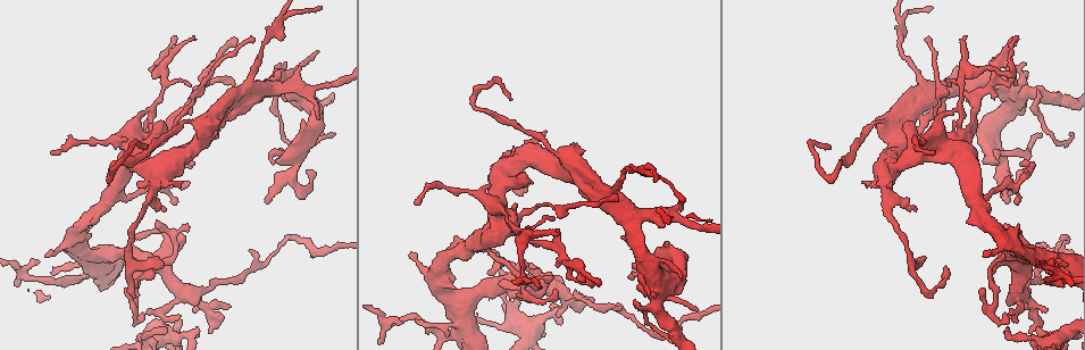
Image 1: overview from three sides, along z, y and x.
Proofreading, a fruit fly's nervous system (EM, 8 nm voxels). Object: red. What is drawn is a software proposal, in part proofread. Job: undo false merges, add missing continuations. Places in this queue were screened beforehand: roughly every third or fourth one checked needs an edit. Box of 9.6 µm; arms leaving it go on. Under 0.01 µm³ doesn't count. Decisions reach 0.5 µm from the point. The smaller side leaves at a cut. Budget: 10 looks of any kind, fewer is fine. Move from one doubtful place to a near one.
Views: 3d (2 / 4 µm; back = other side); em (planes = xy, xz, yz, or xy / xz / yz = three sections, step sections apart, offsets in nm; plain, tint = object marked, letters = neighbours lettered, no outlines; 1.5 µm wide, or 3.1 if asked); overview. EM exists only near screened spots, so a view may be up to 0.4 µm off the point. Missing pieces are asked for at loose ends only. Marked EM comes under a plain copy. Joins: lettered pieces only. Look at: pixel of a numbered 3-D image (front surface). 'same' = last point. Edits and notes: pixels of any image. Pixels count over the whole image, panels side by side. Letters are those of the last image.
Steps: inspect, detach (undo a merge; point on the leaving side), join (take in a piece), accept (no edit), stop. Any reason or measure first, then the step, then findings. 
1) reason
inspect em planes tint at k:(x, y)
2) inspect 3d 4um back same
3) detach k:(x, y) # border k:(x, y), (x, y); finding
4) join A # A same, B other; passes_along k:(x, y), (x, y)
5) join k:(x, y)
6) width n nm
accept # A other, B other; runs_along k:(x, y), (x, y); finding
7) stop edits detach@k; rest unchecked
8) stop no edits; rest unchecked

free end
inspect 3d 2um at 1:(956, 66)

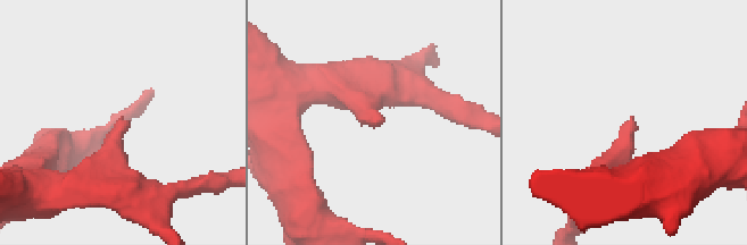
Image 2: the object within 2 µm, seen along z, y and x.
inspect em planes tint at 2:(632, 118)

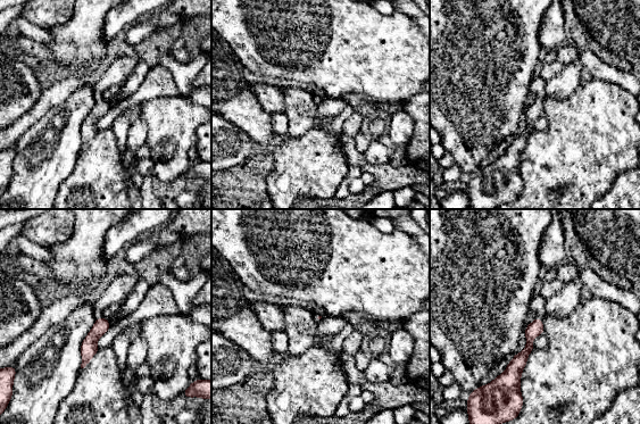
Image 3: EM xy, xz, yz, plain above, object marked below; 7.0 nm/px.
what lies round it
inspect em planes letters same

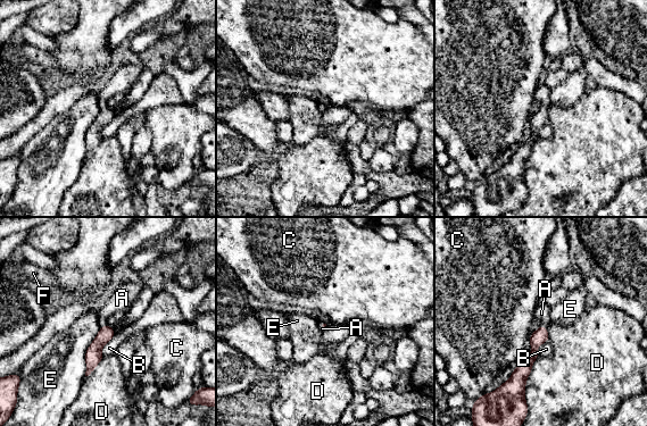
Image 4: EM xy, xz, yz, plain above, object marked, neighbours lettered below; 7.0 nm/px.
join A # A same, B other, C other, D other, E other, F other; passes_along 4:(539, 336), (544, 325), (541, 314); the neuron continues

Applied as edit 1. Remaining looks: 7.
redraw
inspect overview

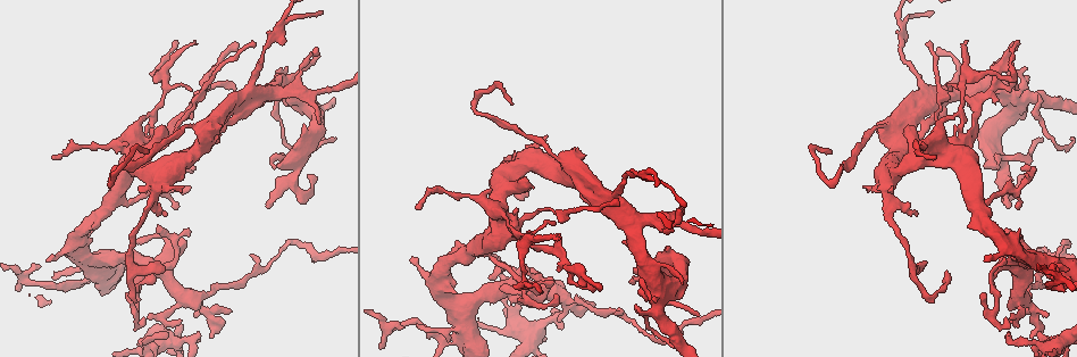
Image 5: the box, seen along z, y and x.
sudden change in width
inspect em planes letters at 5:(606, 194)

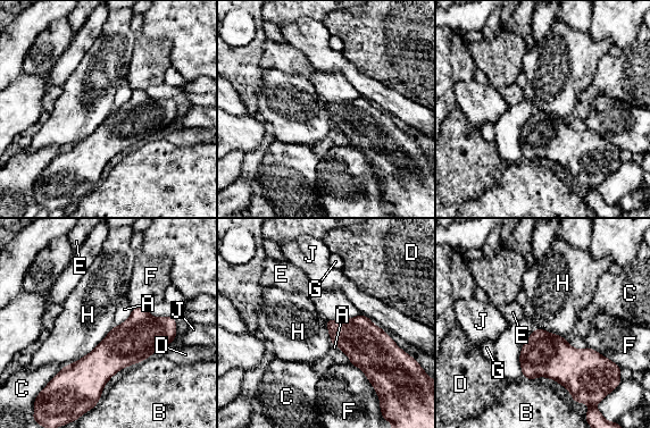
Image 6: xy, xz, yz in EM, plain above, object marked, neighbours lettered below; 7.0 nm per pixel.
width 280 nm
accept # A other, B other, C other, D other, E other, F other, G other, H other, J other; border 6:(114, 325), (91, 351), (64, 367); one neuron here

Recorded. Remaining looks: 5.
a narrow waist
inspect em planes tint at 5:(83, 147)

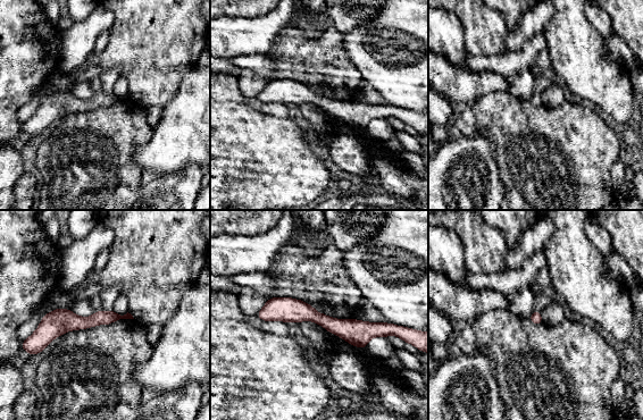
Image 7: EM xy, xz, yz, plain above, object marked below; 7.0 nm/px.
inspect em planes letters same

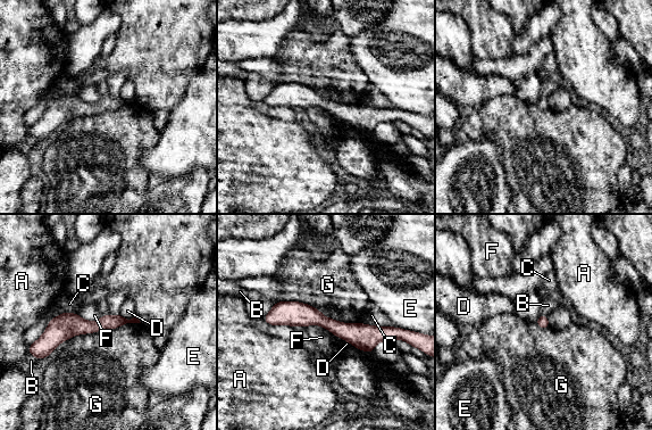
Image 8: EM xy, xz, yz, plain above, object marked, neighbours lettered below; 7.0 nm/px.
accept # A other, B other, C other, D other, E other, F other, G other; border 8:(304, 327), (320, 324), (336, 336); all the same neuron

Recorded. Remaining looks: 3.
thin end
inspect 3d 4um at 5:(164, 270)

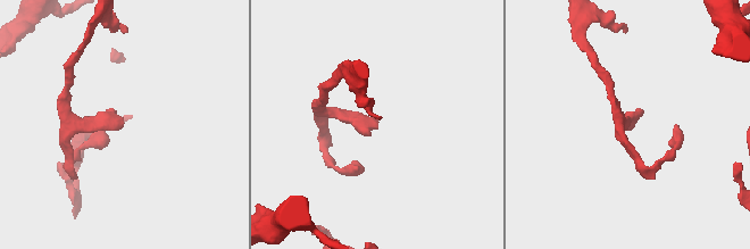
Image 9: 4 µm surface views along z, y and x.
need the tissue
inspect em yz step 4 tint at 9:(375, 125)

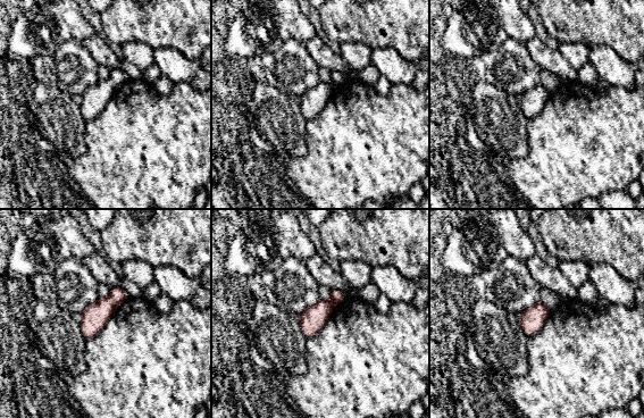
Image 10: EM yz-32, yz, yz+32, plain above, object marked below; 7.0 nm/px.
another direction
inspect em planes letters same

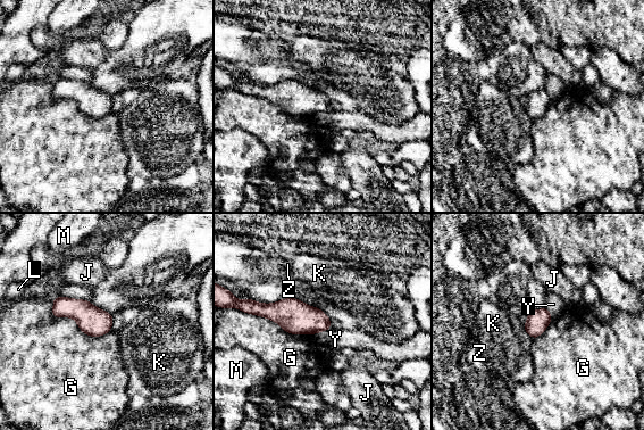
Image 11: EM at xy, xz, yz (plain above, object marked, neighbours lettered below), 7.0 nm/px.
accept # G other, J other, K other, L other, M other, Y other, Z other; border 11:(52, 298), (53, 316), (111, 330); none of them fits

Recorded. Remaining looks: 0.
stop edits join@4; rest unchecked

